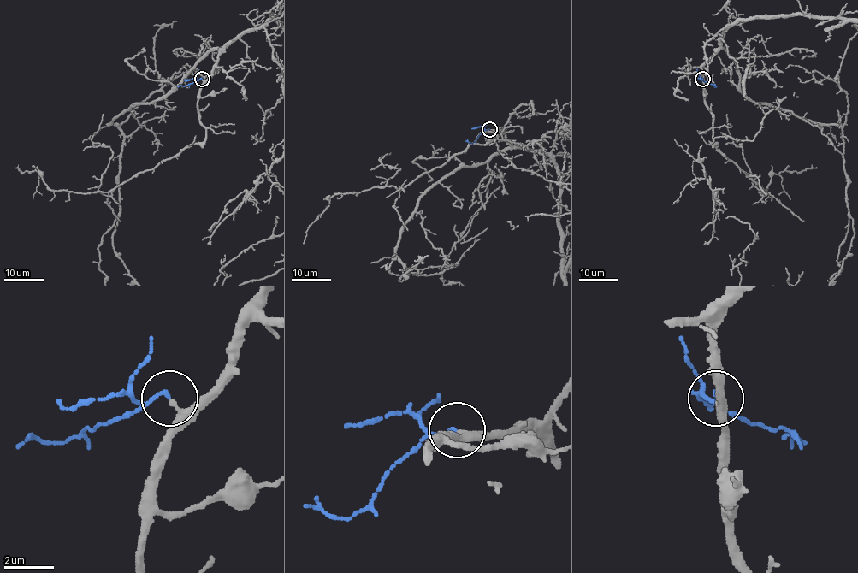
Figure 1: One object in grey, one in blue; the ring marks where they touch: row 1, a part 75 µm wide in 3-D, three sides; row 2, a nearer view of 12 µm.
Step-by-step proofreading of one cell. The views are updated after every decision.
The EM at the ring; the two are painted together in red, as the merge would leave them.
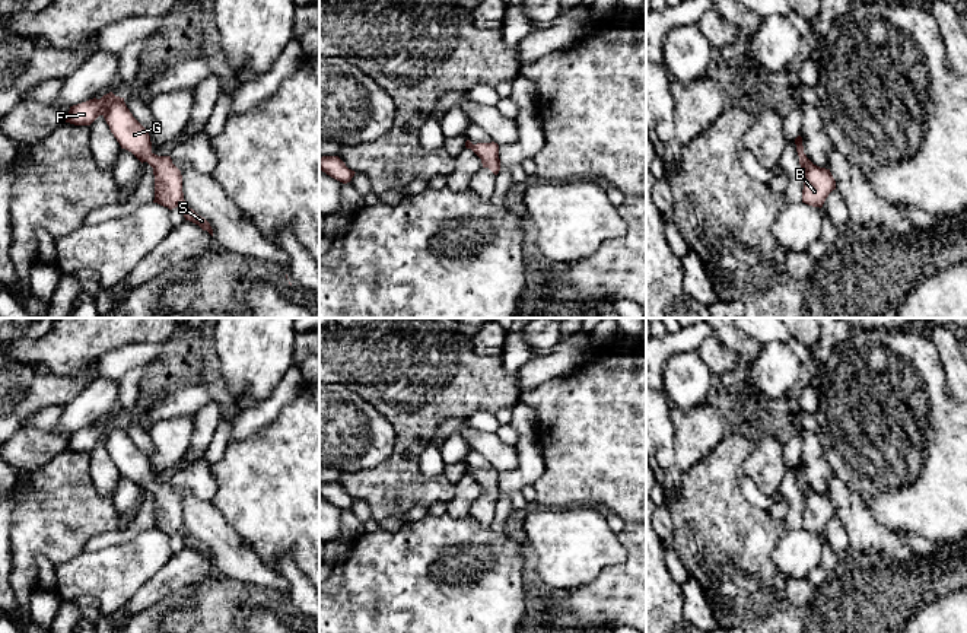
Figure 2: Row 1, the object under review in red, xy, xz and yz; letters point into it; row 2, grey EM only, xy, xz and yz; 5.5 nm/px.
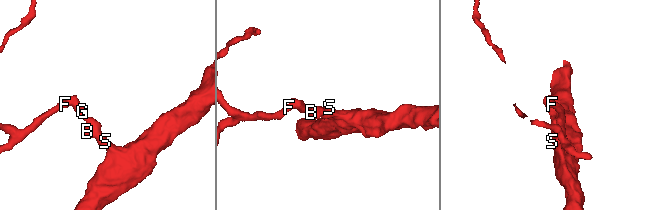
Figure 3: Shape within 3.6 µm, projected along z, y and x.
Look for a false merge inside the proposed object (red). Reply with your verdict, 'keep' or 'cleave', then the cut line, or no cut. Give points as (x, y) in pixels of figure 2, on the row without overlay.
keep; no cut

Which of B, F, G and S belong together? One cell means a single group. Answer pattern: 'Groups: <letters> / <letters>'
Groups: B F G S

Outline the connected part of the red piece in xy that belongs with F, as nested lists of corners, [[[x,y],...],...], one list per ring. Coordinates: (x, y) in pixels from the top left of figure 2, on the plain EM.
[[[109,419],[101,426],[93,424],[73,432],[70,433],[66,449],[90,452],[99,442],[105,445],[121,475],[131,478],[141,490],[147,489],[153,494],[153,529],[168,534],[169,537],[179,534],[184,538],[185,547],[198,551],[213,563],[210,550],[190,535],[184,527],[181,497],[172,490],[171,483],[158,483],[152,478],[147,457],[133,443],[124,424]]]

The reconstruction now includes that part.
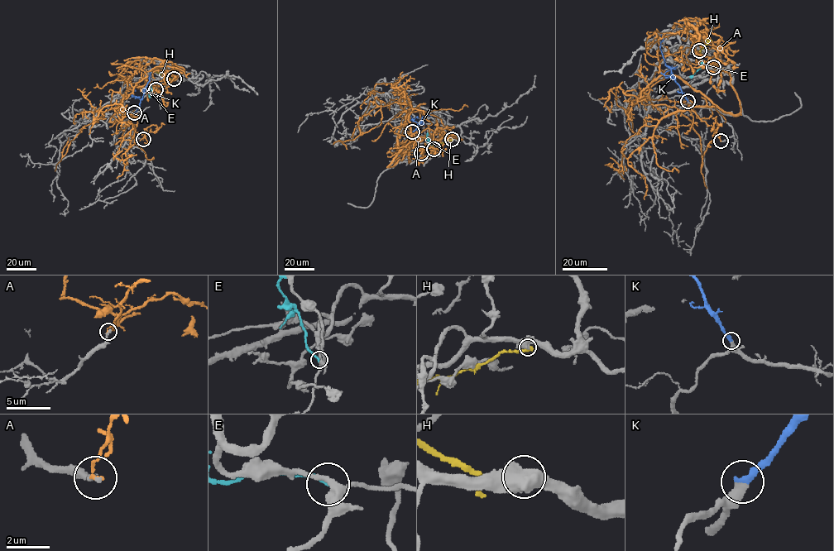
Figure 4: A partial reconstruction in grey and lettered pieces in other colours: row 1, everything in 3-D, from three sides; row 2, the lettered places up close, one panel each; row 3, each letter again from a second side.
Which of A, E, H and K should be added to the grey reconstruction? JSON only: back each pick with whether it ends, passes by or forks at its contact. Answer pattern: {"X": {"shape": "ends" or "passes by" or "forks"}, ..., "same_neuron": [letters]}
{"K": {"shape": "ends"}, "same_neuron": ["K"]}

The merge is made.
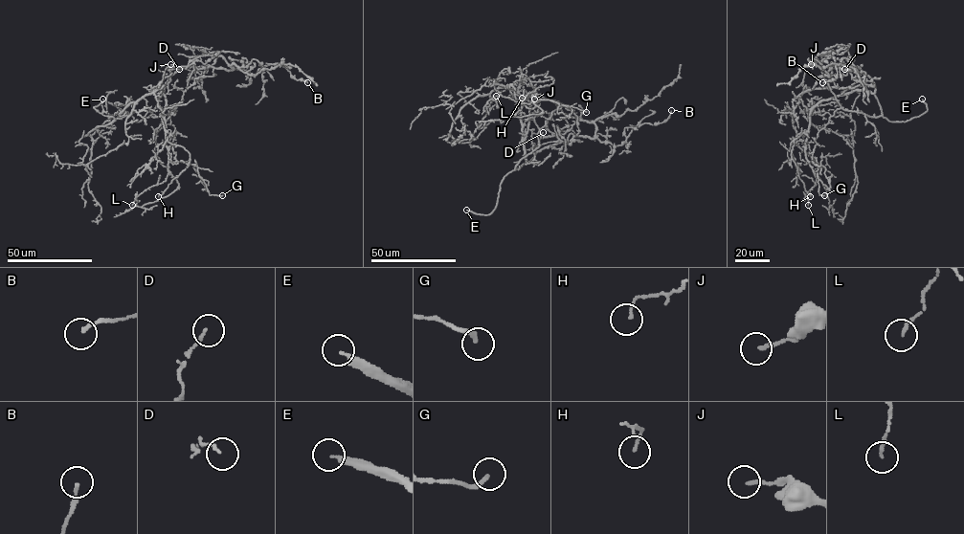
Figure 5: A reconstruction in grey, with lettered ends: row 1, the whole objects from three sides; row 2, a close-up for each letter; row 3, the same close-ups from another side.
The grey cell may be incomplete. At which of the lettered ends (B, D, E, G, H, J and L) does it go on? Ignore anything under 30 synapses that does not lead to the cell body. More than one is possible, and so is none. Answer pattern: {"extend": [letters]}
{"extend": ["E"]}

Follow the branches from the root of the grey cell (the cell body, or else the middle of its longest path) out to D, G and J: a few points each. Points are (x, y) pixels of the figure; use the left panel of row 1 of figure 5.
D: (159, 89), (163, 93), (165, 82), (181, 69), (210, 66), (203, 77), (197, 69), (174, 66), (179, 69)
G: (159, 89), (166, 99), (162, 122), (168, 159), (194, 164), (209, 194), (222, 195)
J: (159, 89), (163, 93), (168, 79), (183, 68), (232, 69), (220, 55), (205, 63), (170, 64)

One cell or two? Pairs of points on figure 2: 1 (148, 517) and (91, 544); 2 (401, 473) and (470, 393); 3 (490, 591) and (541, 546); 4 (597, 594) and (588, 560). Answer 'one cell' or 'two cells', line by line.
1: one cell
2: one cell
3: two cells
4: two cells

